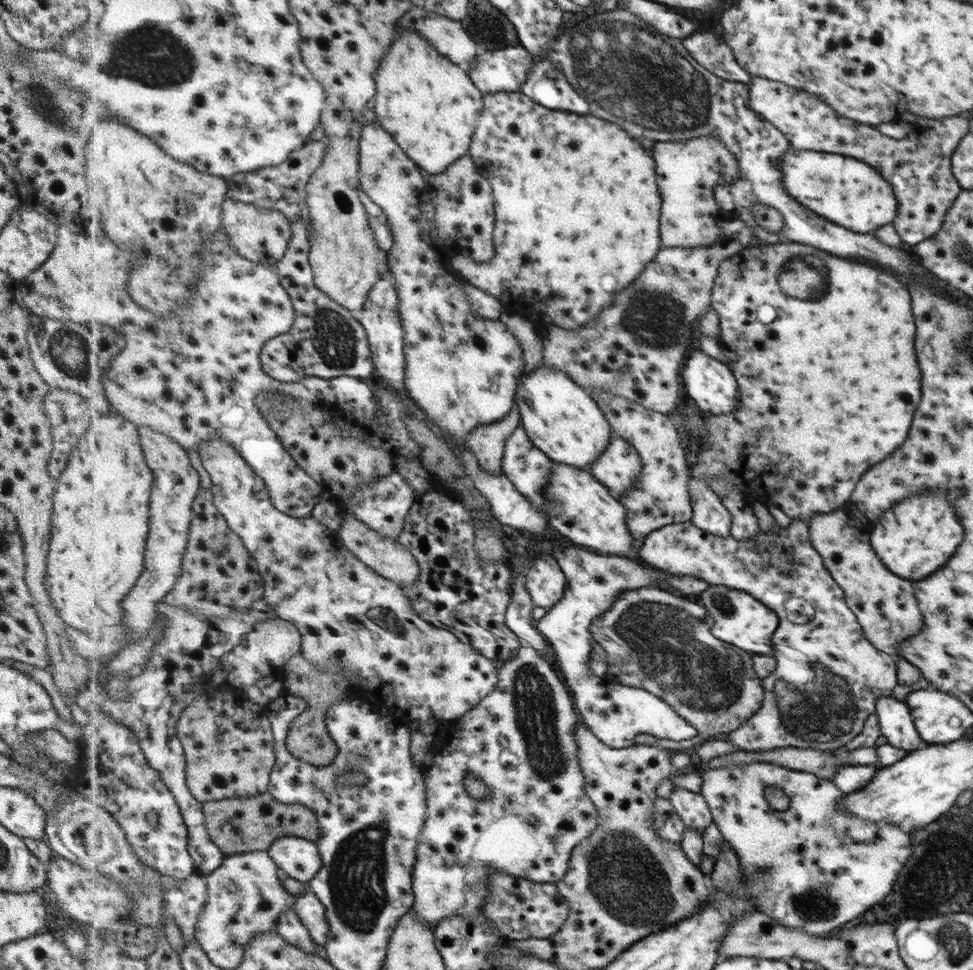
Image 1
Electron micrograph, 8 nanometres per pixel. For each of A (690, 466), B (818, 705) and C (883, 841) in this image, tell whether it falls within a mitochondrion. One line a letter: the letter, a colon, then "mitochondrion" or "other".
A: other
B: mitochondrion
C: other

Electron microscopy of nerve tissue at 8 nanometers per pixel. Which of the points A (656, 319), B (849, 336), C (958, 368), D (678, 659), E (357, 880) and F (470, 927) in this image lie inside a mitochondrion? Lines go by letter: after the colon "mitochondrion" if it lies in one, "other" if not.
A: mitochondrion
B: other
C: mitochondrion
D: mitochondrion
E: mitochondrion
F: other

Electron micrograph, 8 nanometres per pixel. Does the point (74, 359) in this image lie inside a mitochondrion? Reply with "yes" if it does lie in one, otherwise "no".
yes

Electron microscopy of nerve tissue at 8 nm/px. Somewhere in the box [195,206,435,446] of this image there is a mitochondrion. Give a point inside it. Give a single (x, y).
(333, 338)

